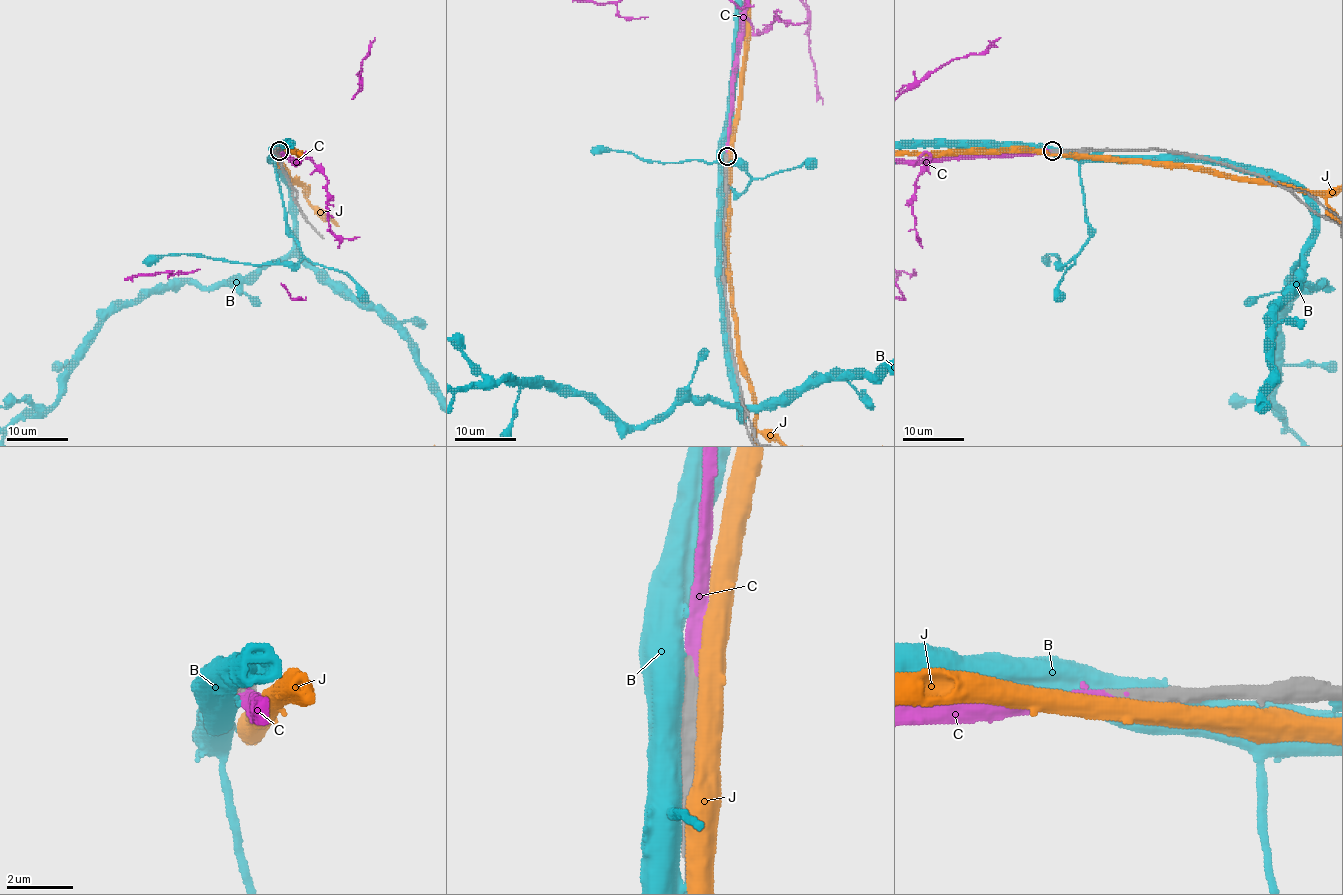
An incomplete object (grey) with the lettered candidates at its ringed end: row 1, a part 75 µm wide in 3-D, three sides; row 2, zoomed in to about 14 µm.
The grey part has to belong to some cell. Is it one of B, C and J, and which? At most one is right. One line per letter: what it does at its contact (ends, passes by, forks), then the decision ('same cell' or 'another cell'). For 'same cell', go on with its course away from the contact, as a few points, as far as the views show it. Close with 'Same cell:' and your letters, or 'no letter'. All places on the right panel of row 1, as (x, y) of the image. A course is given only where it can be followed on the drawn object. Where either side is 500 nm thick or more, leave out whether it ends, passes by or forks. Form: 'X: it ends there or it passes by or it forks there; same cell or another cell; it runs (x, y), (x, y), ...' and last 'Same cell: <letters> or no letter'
B: another cell
C: same cell
J: another cell
Same cell: C

